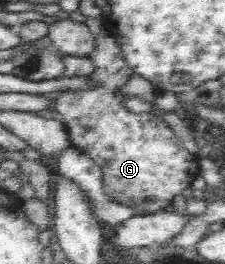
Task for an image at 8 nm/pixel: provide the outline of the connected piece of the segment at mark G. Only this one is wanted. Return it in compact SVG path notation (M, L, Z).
M86 18L85 24L90 28L94 36L94 49L86 58L94 65L94 71L88 78L88 85L84 89L66 89L54 94L54 110L62 115L62 122L67 127L69 139L73 148L82 151L96 165L100 166L102 172L102 190L106 197L118 202L120 205L134 208L136 215L159 212L170 206L176 195L184 192L184 189L191 190L192 184L196 182L196 175L200 171L198 155L188 152L182 146L182 142L174 136L172 130L162 121L153 121L142 114L134 113L126 102L133 96L124 94L122 87L126 85L134 73L126 66L119 42L112 36L106 35L103 29L103 22L93 18Z

